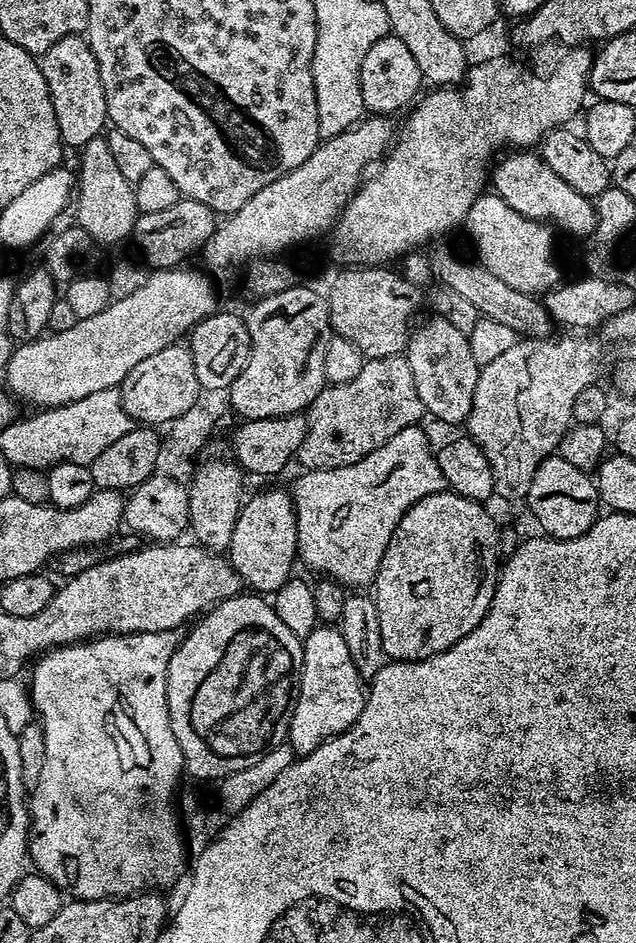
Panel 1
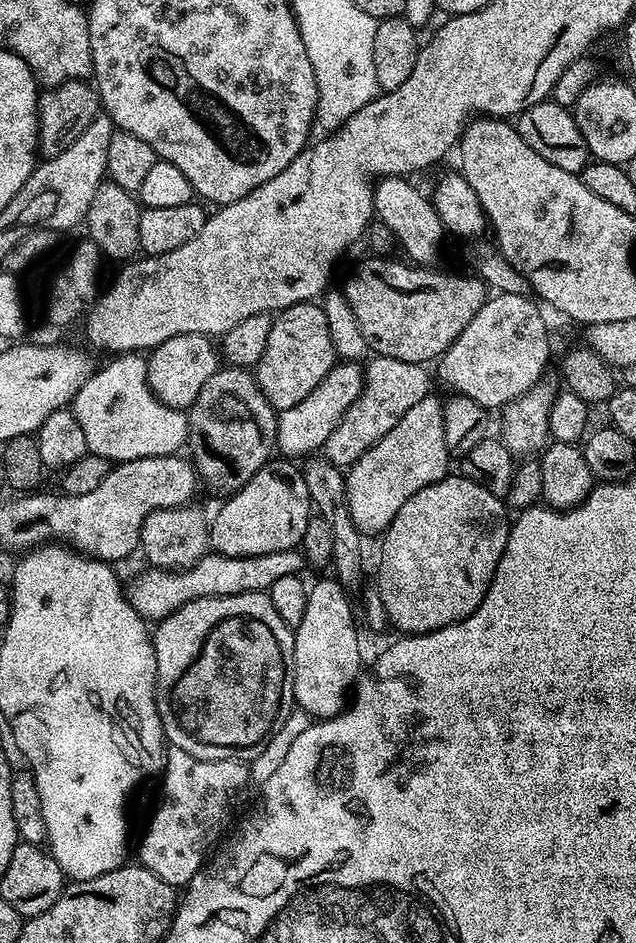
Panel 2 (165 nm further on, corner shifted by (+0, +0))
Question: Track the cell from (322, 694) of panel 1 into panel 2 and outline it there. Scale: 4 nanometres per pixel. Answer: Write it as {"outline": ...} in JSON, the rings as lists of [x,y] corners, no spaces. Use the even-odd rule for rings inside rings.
{"outline":[[[335,578],[320,580],[309,587],[306,598],[306,615],[294,630],[294,662],[292,663],[292,698],[295,707],[308,713],[317,721],[329,720],[345,711],[350,700],[350,693],[361,675],[360,636],[356,633],[356,616],[352,613],[352,604],[348,601],[349,593]]]}

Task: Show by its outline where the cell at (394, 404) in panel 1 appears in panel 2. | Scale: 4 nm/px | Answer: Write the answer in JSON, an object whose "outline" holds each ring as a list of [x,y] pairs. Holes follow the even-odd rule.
{"outline":[[[373,355],[364,368],[362,394],[350,406],[342,422],[334,426],[334,434],[326,438],[322,449],[323,459],[328,460],[338,469],[347,470],[355,464],[358,458],[362,458],[362,454],[366,454],[368,448],[372,448],[383,436],[390,434],[390,430],[394,430],[394,426],[402,422],[403,416],[417,402],[422,402],[422,398],[430,395],[426,369],[424,364],[402,362],[398,358]]]}

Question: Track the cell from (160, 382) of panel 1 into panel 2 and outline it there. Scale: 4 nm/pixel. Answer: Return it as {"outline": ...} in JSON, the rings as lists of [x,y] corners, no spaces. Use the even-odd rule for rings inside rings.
{"outline":[[[178,334],[151,349],[147,362],[148,385],[153,394],[166,406],[188,410],[201,393],[202,386],[221,367],[222,357],[217,345],[209,337]]]}

